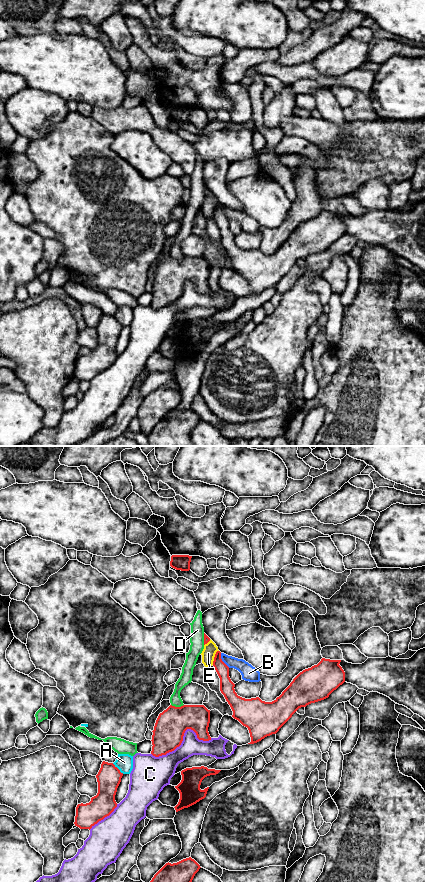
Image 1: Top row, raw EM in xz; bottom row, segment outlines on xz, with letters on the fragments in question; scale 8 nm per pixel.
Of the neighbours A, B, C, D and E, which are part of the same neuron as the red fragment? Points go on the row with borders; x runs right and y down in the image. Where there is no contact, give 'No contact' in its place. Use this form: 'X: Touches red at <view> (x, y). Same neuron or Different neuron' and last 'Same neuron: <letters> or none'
A: Touches red at xz (118, 769). Different neuron
B: Touches red at xz (221, 660). Different neuron
C: Touches red at xz (182, 738). Different neuron
D: Touches red at xz (177, 707). Different neuron
E: Touches red at xz (214, 657). Same neuron
Same neuron: E

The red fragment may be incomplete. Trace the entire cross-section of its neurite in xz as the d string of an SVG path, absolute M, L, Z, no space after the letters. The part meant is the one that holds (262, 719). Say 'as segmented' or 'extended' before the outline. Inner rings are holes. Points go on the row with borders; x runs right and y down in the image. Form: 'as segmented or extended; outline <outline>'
extended; outline M205 633L201 655L206 668L214 666L220 678L220 691L233 711L232 717L248 728L251 737L248 744L276 734L299 708L328 698L345 682L345 672L339 665L341 660L322 658L317 665L300 672L274 701L265 702L259 697L245 699L235 692L229 667Z

